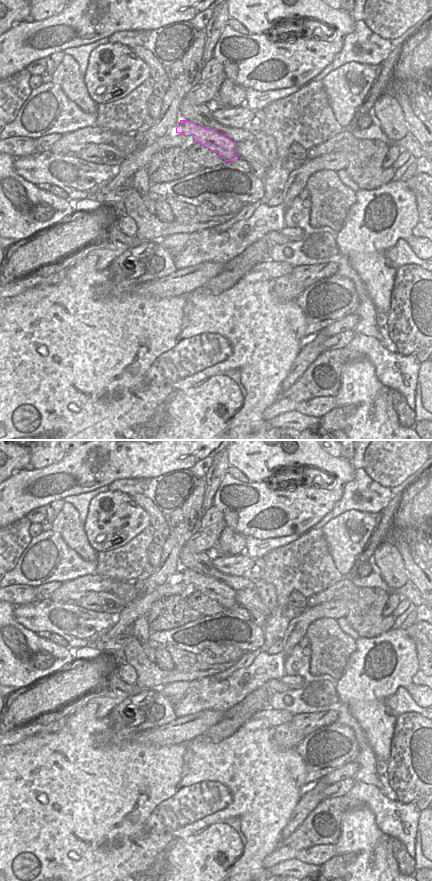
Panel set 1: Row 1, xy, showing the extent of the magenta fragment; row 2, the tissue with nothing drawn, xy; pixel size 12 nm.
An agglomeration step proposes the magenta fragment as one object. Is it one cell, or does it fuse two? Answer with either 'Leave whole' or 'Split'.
Leave whole

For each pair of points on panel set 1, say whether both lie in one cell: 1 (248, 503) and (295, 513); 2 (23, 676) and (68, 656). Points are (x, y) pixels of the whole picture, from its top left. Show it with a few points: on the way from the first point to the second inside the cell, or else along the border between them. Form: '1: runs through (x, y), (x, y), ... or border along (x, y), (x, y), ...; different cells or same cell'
1: runs through (260, 510), (283, 510); same cell
2: runs through (34, 671), (48, 669), (57, 661); same cell

